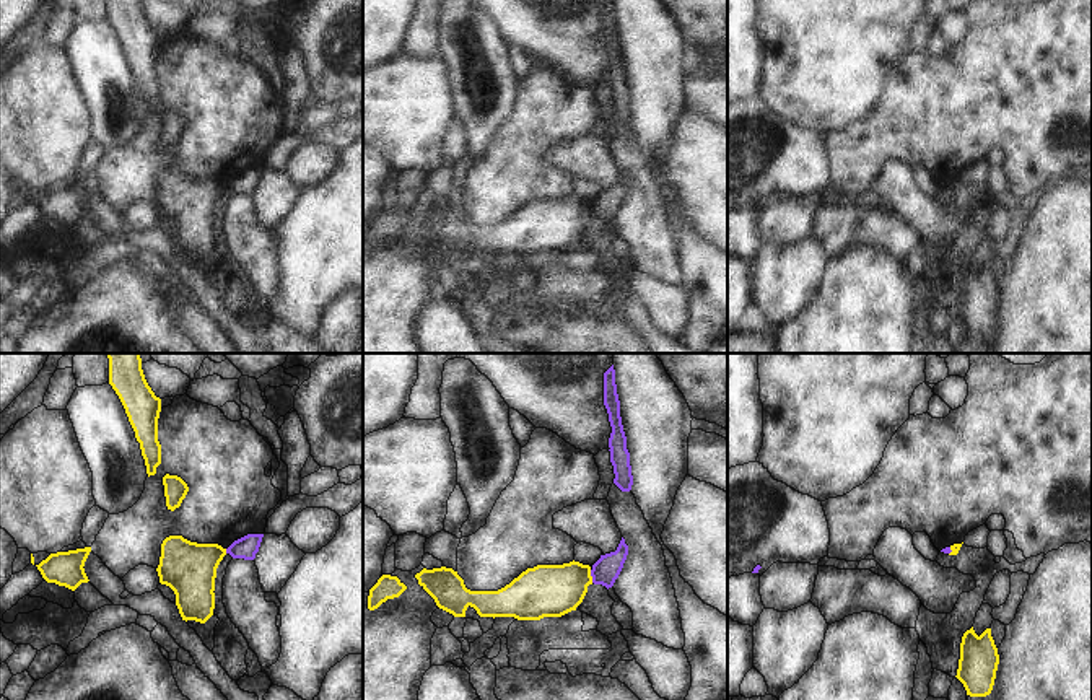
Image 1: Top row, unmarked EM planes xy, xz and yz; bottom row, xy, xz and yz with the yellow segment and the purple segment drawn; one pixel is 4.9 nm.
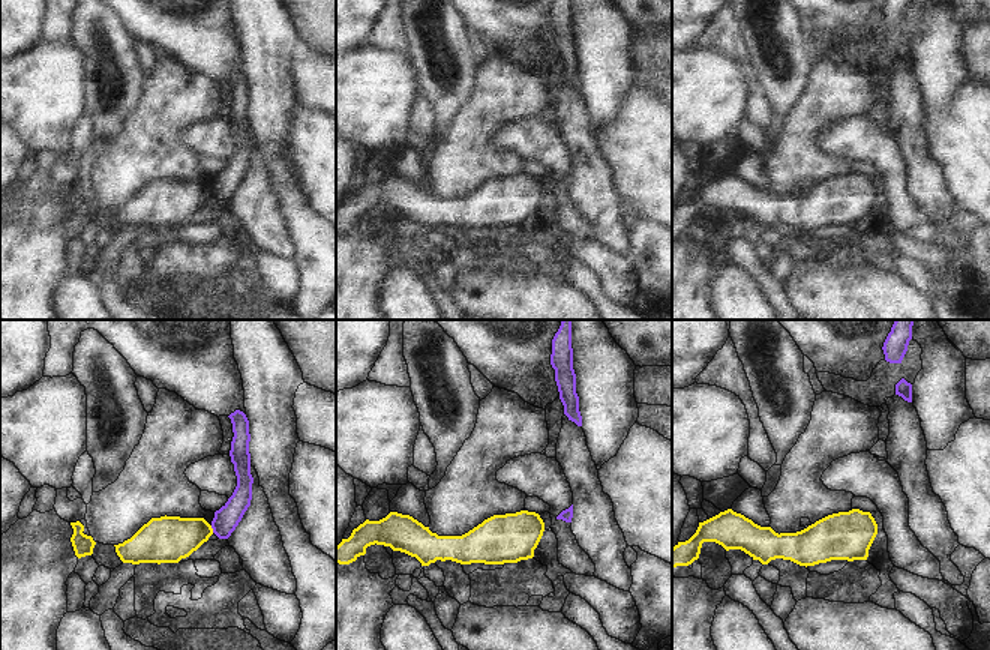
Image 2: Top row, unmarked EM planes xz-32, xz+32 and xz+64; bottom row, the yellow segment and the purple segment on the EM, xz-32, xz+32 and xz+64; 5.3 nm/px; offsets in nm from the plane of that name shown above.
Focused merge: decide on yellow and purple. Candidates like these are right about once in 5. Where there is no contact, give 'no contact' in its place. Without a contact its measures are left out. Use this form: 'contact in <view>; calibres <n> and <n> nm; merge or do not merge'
contact in xz; calibres 260 and 140 nm; do not merge

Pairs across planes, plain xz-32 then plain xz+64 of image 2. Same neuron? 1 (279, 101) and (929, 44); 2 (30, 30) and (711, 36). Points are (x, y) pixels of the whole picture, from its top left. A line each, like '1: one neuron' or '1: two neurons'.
1: one neuron
2: two neurons

